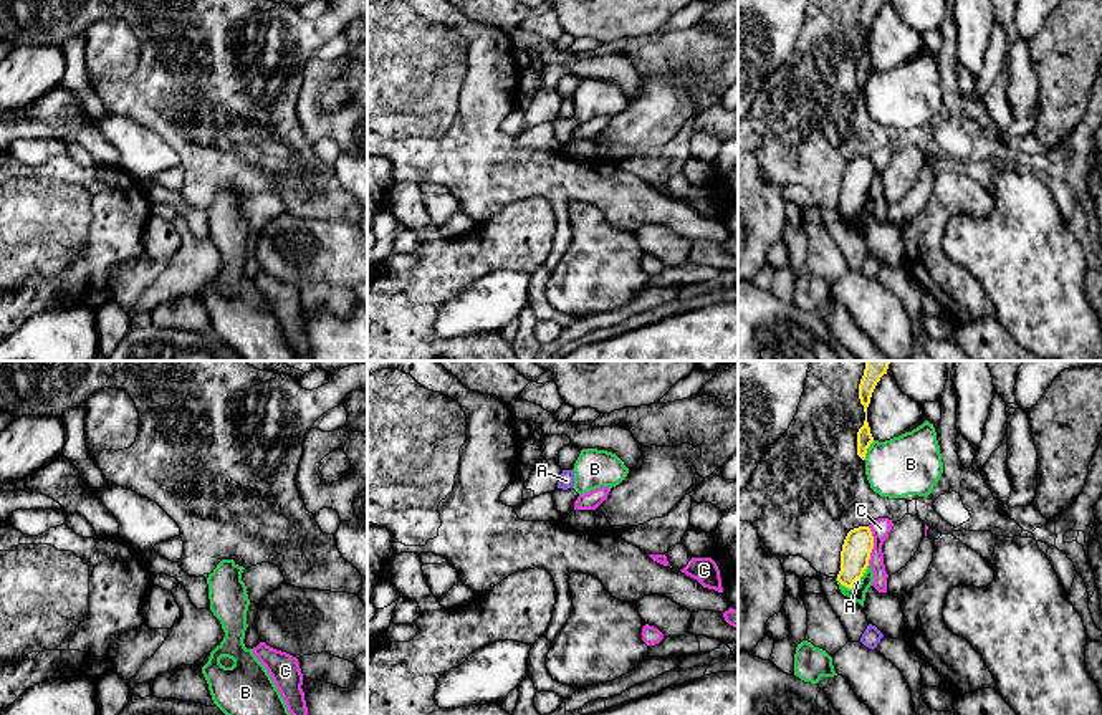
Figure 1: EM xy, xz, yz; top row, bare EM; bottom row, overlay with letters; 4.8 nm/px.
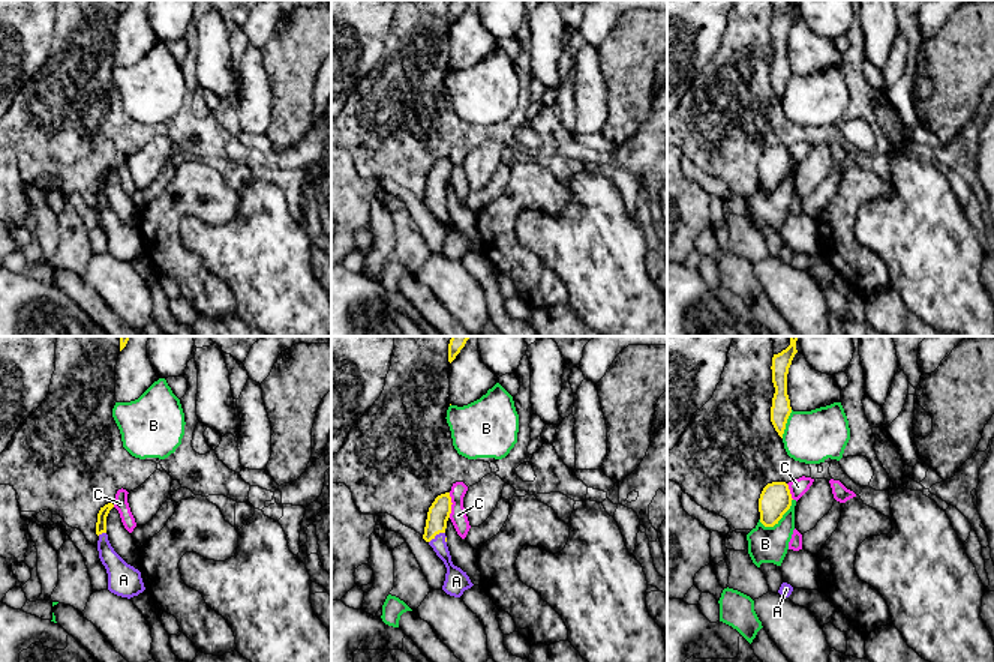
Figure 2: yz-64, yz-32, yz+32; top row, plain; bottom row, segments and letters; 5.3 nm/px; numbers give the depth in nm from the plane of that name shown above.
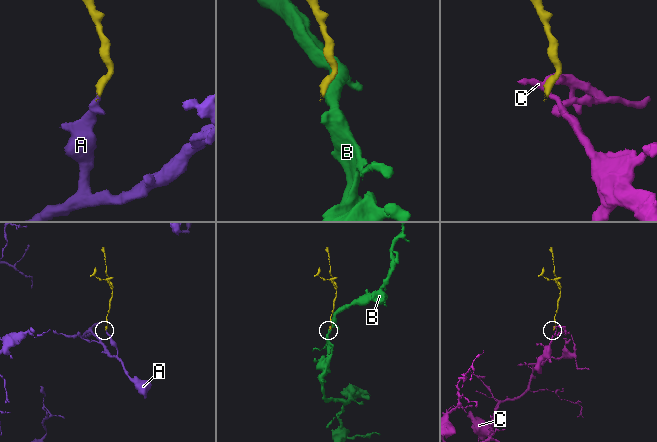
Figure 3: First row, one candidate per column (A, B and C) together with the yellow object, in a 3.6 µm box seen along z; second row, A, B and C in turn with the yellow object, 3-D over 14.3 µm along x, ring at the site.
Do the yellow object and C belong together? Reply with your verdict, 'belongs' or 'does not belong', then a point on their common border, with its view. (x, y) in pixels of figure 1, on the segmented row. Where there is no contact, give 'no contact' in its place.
does not belong | yz (872, 547)

